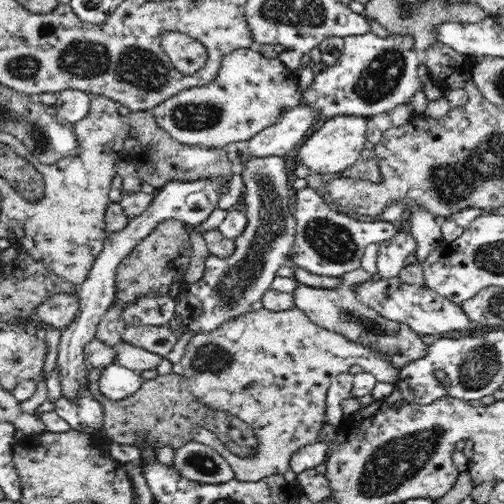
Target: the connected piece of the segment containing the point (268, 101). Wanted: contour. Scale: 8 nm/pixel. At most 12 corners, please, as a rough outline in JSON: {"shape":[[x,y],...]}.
{"shape":[[240,47],[211,84],[150,112],[174,141],[223,149],[300,104],[278,56]]}

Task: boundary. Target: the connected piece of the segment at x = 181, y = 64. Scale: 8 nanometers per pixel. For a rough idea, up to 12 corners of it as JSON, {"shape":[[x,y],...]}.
{"shape":[[184,33],[164,34],[162,46],[186,75],[204,66],[204,45]]}

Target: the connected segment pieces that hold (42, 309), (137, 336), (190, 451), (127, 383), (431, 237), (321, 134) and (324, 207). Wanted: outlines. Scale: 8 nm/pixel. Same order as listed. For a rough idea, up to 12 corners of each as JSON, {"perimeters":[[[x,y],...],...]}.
{"perimeters":[[[55,294],[37,306],[40,321],[63,330],[76,318],[77,294]],[[128,325],[124,342],[166,357],[178,340],[168,325]],[[194,440],[175,450],[184,480],[222,484],[235,478],[226,459]],[[112,363],[99,378],[112,400],[132,396],[146,381],[140,373]],[[423,208],[410,216],[416,262],[444,241],[440,223]],[[337,115],[298,148],[322,174],[354,166],[369,122]],[[297,190],[291,262],[320,276],[360,269],[368,245],[399,232]]]}

